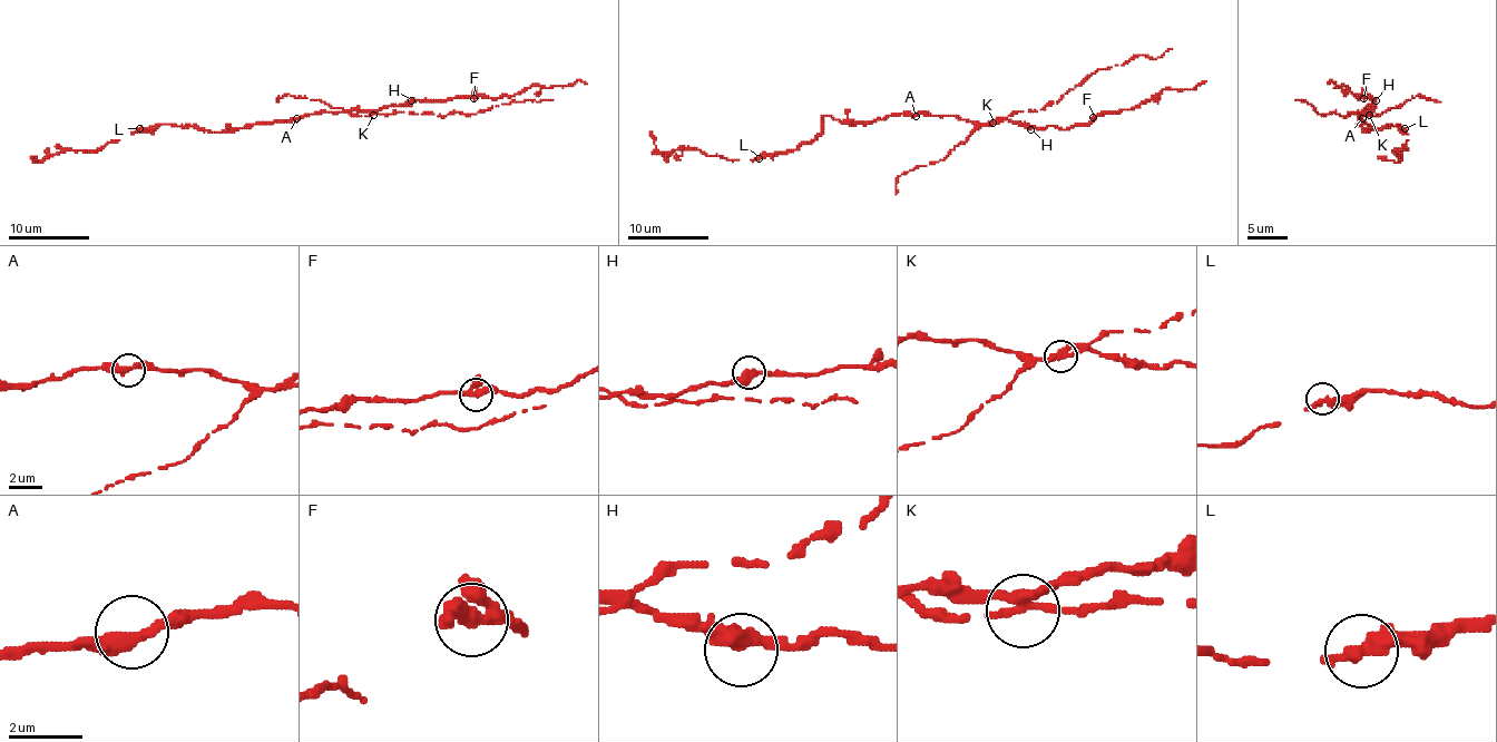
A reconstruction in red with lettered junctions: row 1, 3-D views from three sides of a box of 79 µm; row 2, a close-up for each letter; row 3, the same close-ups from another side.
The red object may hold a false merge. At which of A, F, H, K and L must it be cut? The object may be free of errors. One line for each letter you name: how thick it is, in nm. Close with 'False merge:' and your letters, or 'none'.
K: calibre 320 nm
False merge: K

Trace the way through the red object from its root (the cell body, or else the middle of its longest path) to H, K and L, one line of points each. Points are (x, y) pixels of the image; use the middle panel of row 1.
H: (916, 114), (958, 116), (980, 124), (1007, 119), (1020, 121), (1030, 129)
K: (916, 114), (958, 116), (970, 121), (992, 124)
L: (916, 114), (893, 114), (871, 121), (841, 121), (825, 116), (823, 129), (813, 139), (795, 149), (759, 158)

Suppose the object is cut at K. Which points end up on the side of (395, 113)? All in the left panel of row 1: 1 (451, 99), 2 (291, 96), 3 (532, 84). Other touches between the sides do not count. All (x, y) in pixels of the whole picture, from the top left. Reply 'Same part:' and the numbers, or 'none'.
Same part: 2

